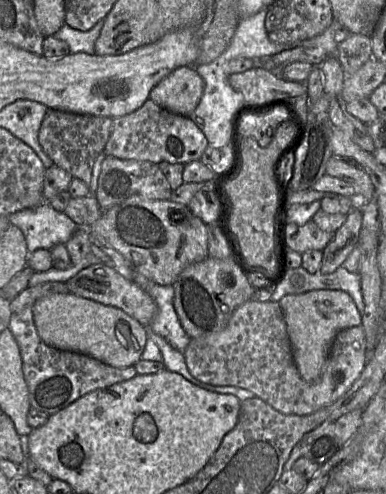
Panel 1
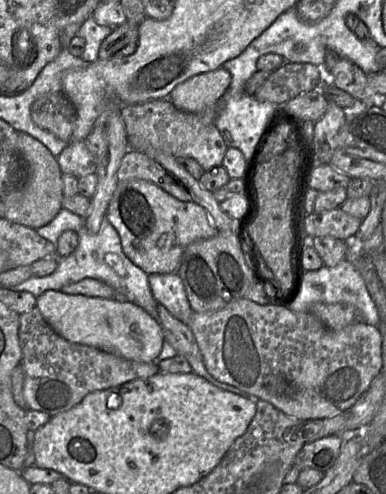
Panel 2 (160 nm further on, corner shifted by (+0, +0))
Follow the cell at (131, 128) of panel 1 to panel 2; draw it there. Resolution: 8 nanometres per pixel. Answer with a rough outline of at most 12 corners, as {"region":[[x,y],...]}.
{"region":[[168,98],[119,111],[129,149],[191,157],[205,171],[229,146]]}

